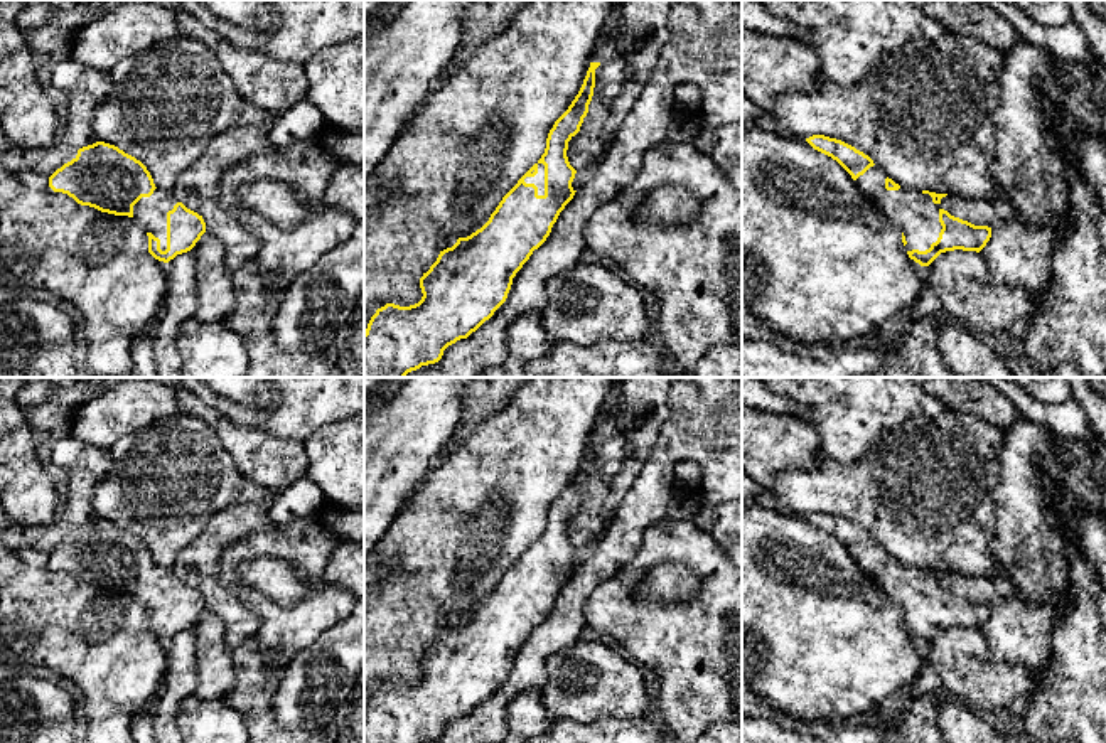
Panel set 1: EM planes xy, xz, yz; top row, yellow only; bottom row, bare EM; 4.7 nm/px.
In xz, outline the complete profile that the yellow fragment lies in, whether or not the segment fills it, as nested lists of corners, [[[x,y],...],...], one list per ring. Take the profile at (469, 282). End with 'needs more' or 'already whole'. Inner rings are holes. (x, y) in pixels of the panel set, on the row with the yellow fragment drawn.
[[[609,30],[578,94],[550,130],[541,158],[481,229],[440,251],[420,278],[423,297],[418,303],[386,303],[376,310],[364,332],[364,377],[405,377],[438,362],[448,345],[467,339],[506,302],[513,278],[546,241],[577,192],[568,142],[588,113],[595,69],[619,56],[619,37]]]; needs more

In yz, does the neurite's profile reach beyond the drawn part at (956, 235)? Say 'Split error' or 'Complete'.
Split error

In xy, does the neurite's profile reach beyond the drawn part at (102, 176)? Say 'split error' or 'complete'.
split error

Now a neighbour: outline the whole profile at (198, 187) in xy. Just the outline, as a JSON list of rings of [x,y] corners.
[[[263,125],[233,126],[219,133],[191,167],[179,177],[170,194],[206,222],[206,233],[224,246],[224,261],[233,273],[250,263],[261,249],[261,241],[243,227],[219,204],[219,182],[224,172],[268,150]]]

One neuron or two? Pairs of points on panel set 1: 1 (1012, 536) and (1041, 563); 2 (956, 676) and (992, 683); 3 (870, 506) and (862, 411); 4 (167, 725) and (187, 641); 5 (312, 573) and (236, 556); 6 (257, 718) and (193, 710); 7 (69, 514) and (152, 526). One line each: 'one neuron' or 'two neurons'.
1: one neuron
2: one neuron
3: two neurons
4: one neuron
5: one neuron
6: two neurons
7: two neurons

